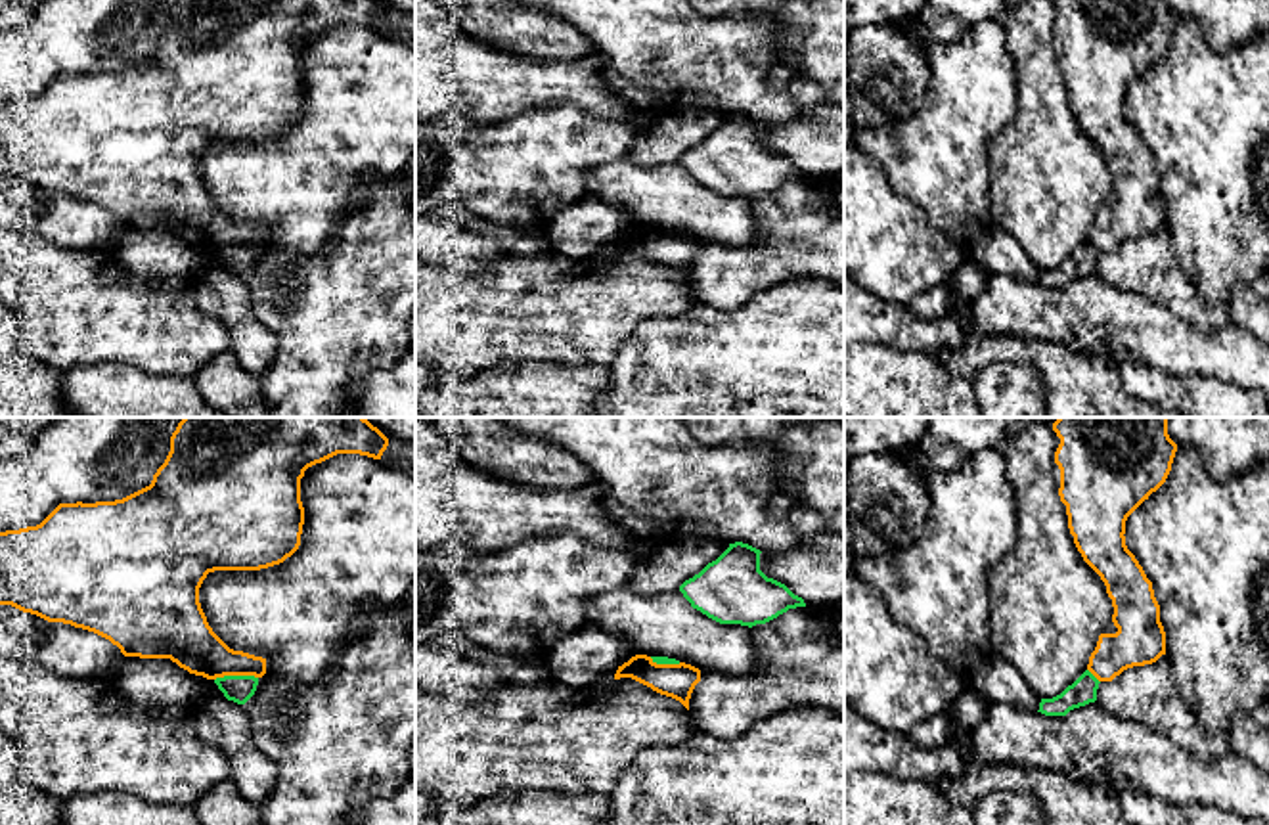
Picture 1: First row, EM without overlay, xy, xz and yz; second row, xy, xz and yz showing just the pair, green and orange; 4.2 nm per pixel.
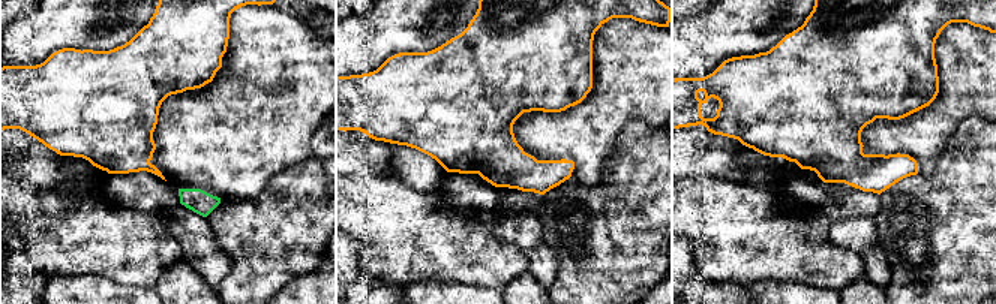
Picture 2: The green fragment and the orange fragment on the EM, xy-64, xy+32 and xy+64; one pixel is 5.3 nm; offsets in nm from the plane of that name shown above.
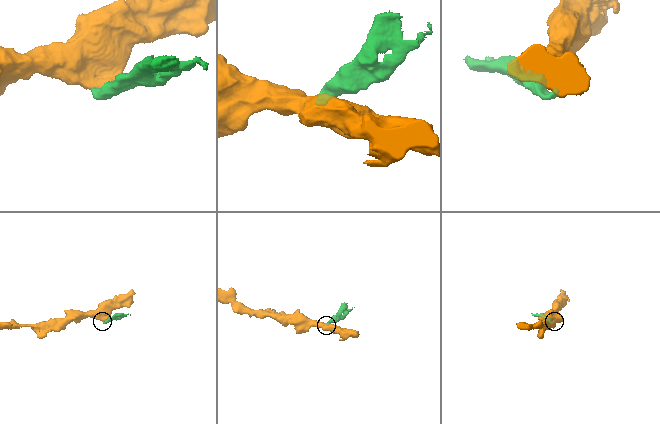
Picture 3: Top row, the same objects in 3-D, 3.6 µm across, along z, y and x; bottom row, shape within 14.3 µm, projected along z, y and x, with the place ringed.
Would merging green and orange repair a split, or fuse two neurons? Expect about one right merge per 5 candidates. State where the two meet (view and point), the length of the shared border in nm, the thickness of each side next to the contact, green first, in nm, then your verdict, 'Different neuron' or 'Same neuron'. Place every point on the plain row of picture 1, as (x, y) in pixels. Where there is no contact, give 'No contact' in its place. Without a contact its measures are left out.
Touches green at xy (236, 247). Shared border 180 nm. Thickness 110 nm (green) against 220 nm. Different neuron

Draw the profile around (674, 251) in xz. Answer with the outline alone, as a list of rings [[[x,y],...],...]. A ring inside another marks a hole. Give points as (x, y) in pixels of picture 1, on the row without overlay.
[[[635,226],[618,237],[614,251],[620,249],[632,249],[660,266],[679,272],[689,281],[689,270],[701,253],[701,241],[685,234],[657,235],[647,226]]]

